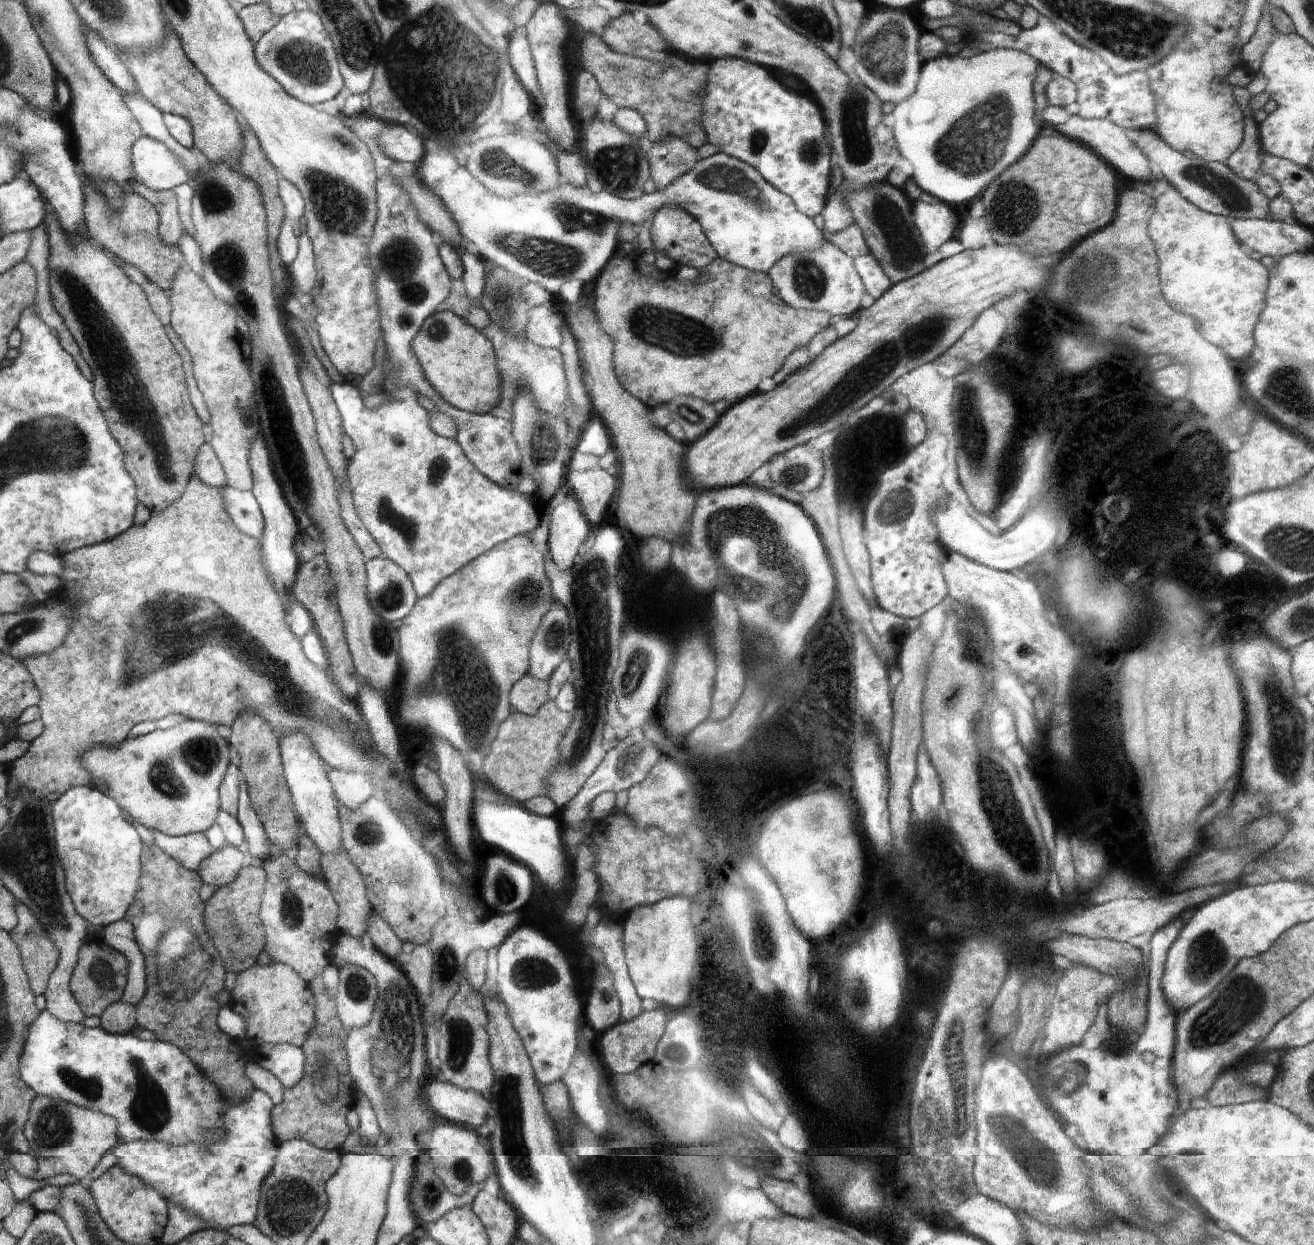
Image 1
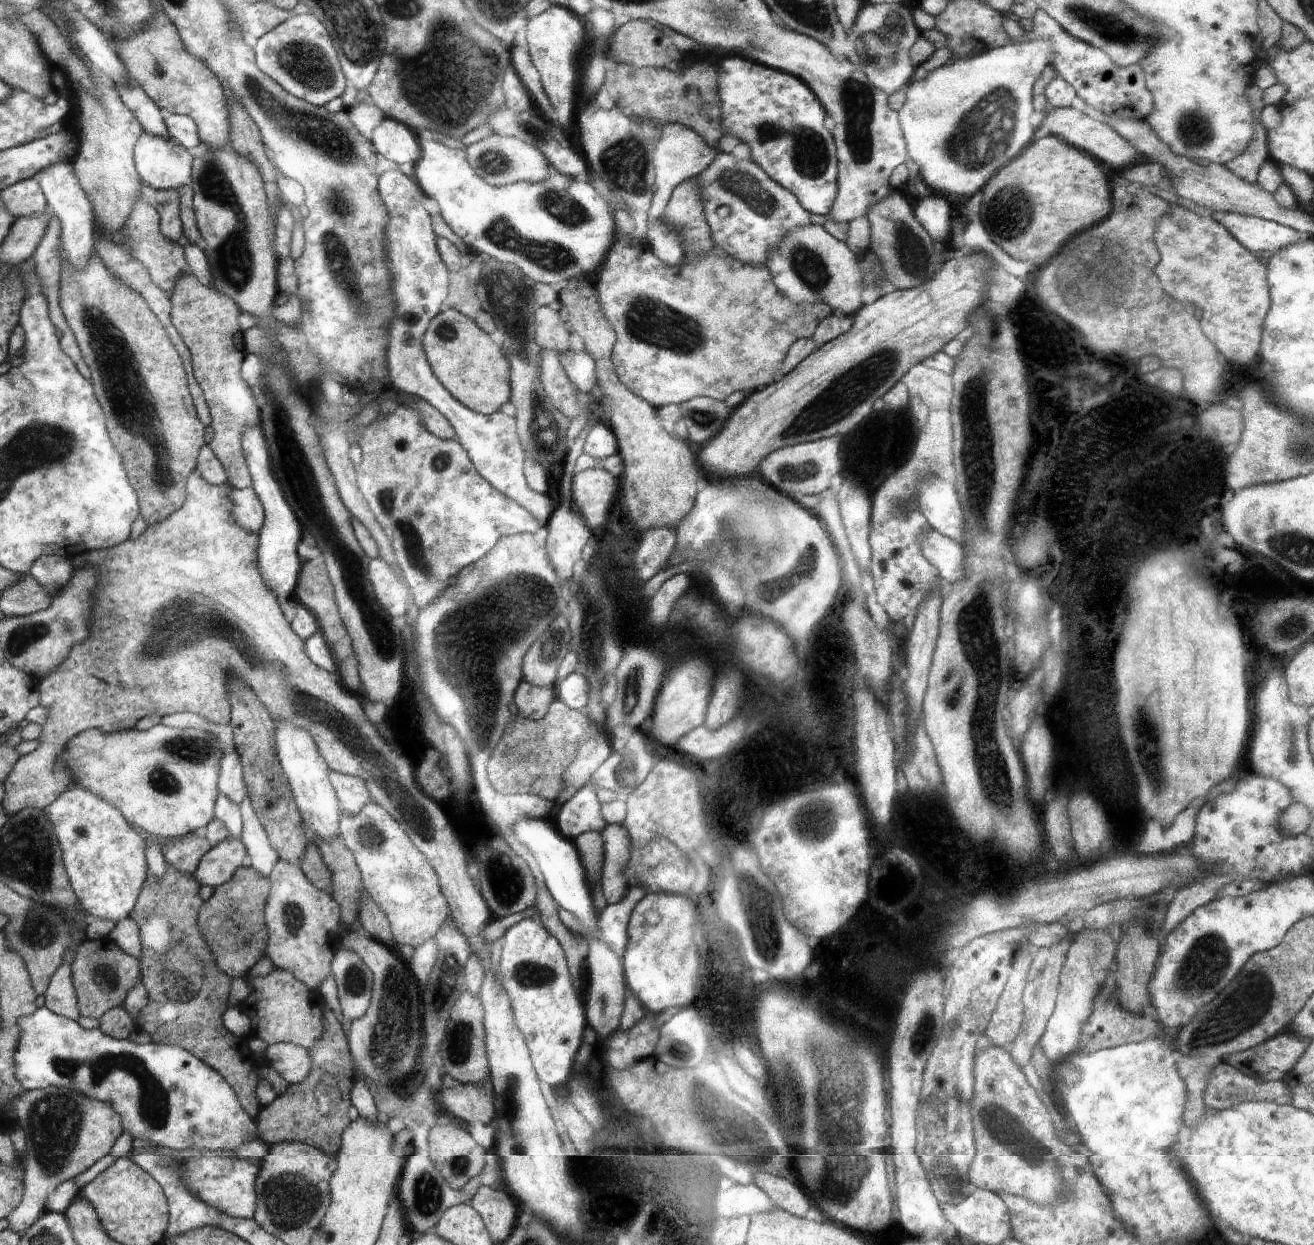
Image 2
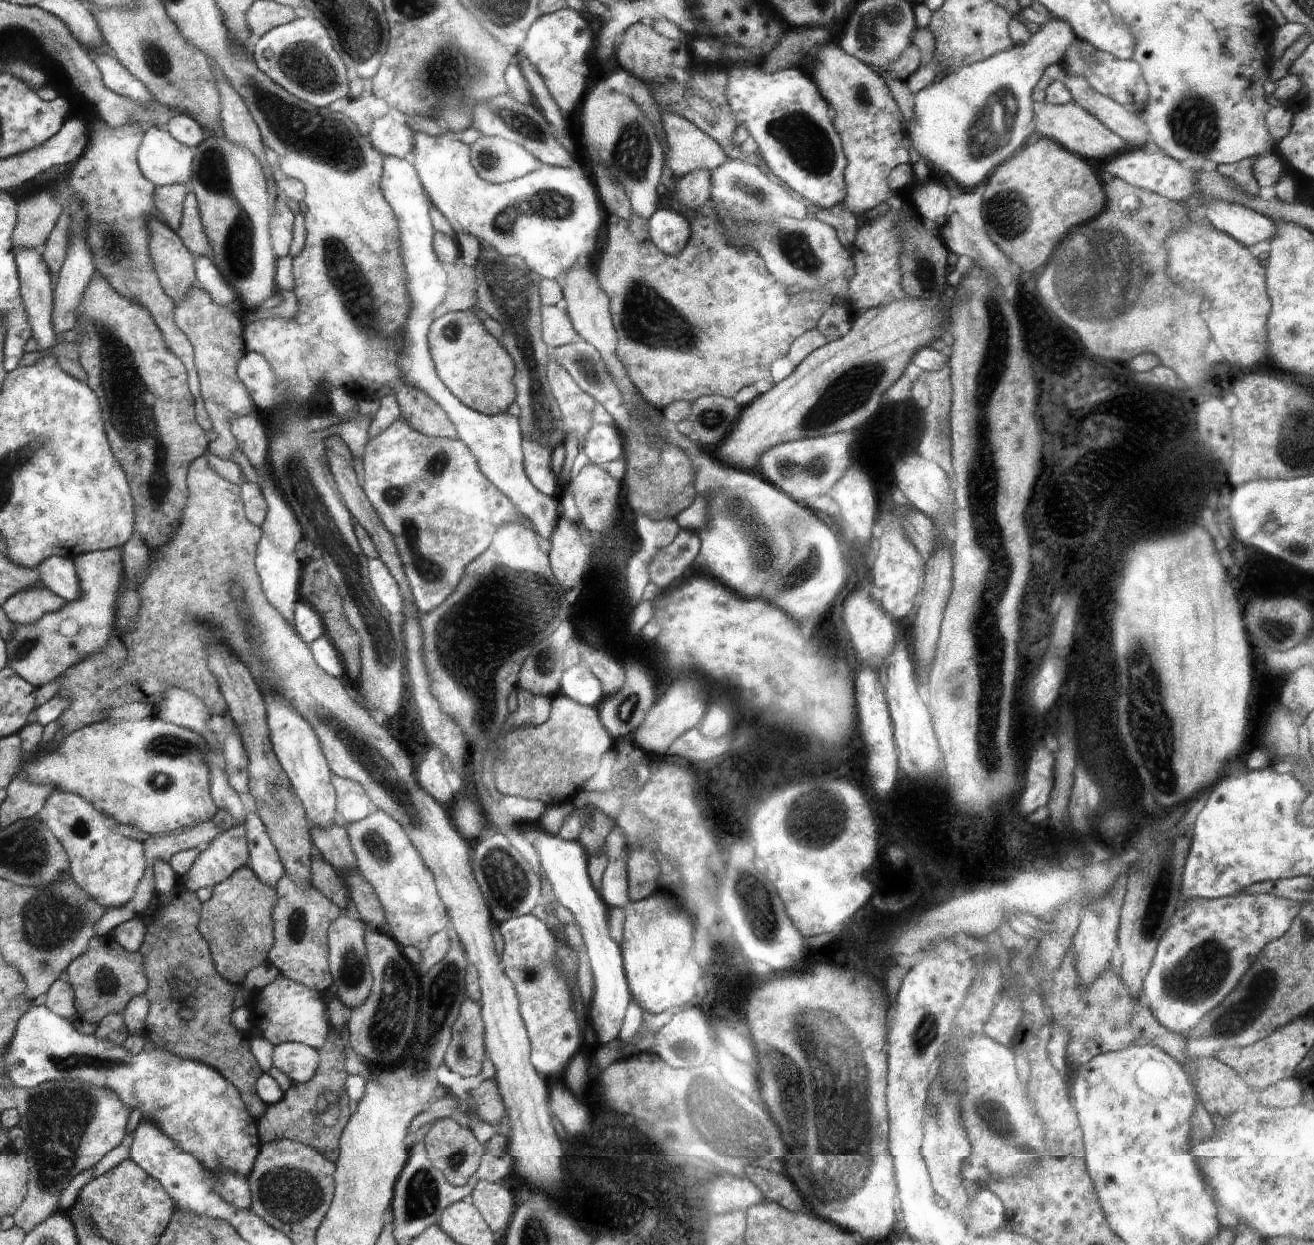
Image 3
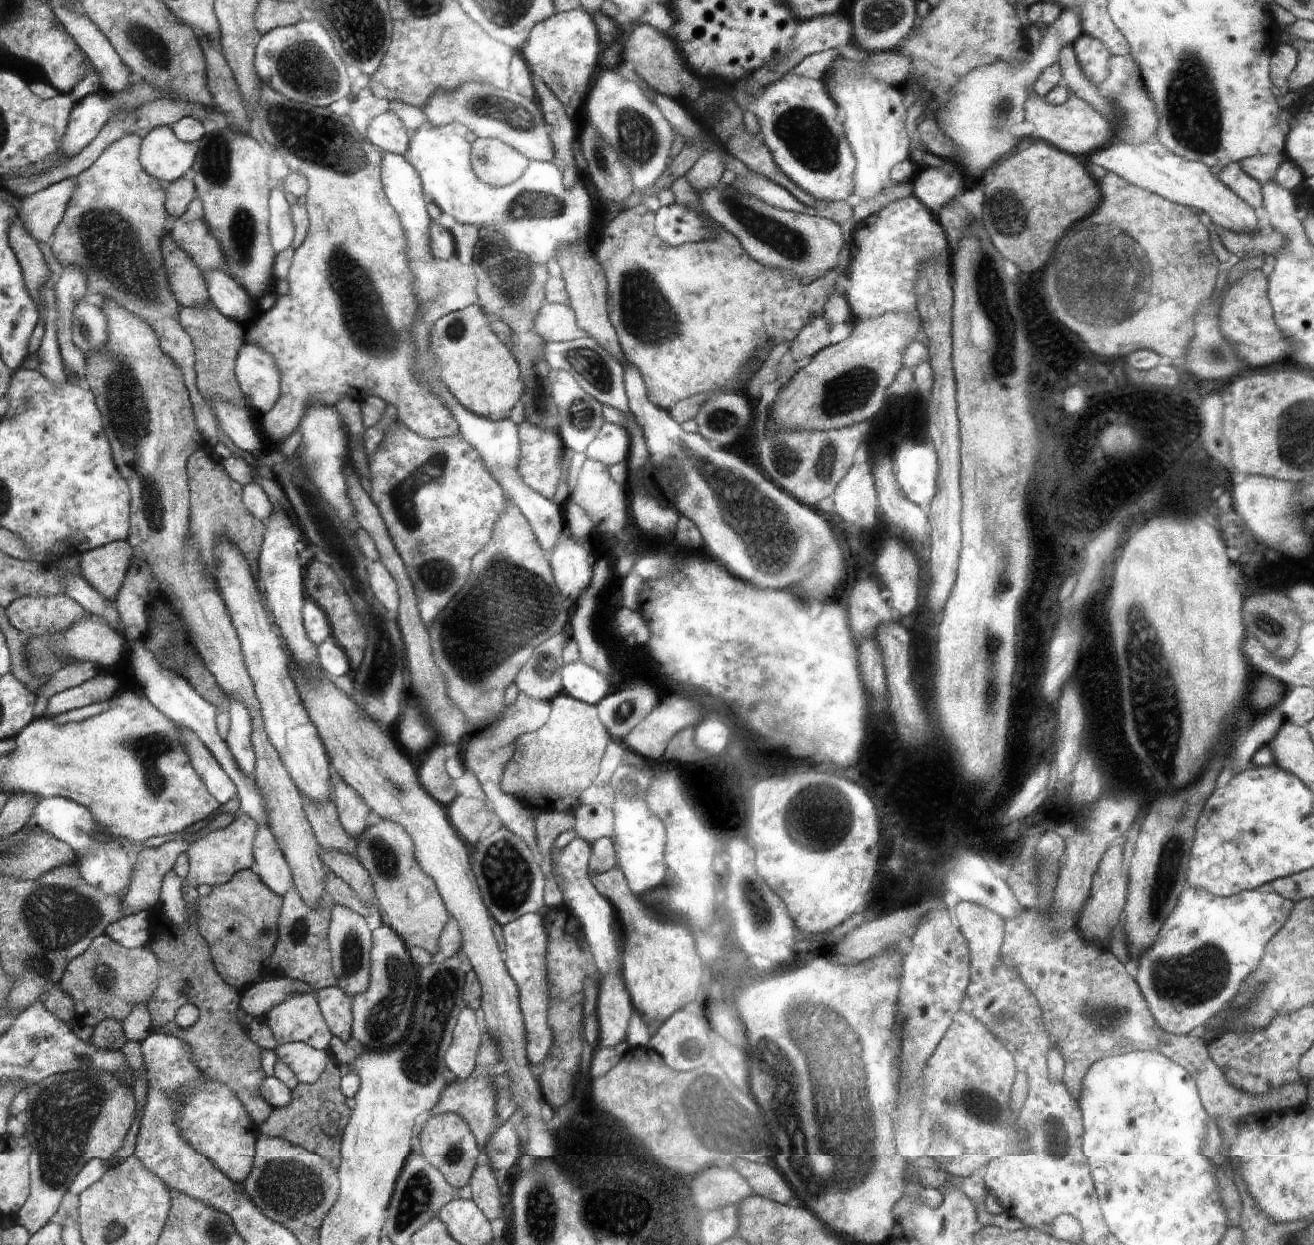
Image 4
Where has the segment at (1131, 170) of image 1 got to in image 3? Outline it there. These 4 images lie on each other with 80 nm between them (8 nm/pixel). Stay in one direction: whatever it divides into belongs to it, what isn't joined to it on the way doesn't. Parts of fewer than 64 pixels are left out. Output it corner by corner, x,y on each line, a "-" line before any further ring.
1047,101
1034,102
1034,124
1036,124
1038,134
1062,144
1064,148
1068,142
1068,150
1082,158
1092,160
1092,152
1094,152
1094,160
1104,160
1126,148
1124,140
1120,140
1116,134
1112,133
1112,130
1106,128
1102,122
1093,118
1075,102
1068,105
1054,105

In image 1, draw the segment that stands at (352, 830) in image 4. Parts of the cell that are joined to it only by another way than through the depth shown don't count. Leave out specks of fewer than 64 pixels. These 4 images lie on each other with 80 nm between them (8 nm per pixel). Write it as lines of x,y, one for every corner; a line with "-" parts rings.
330,769
329,780
333,784
338,802
357,809
365,800
374,796
371,779
366,773
346,769

